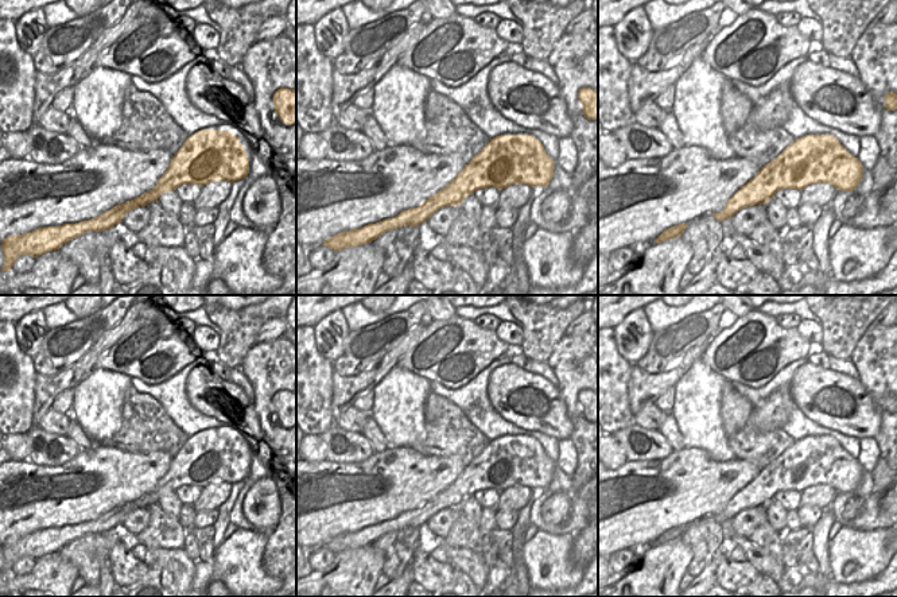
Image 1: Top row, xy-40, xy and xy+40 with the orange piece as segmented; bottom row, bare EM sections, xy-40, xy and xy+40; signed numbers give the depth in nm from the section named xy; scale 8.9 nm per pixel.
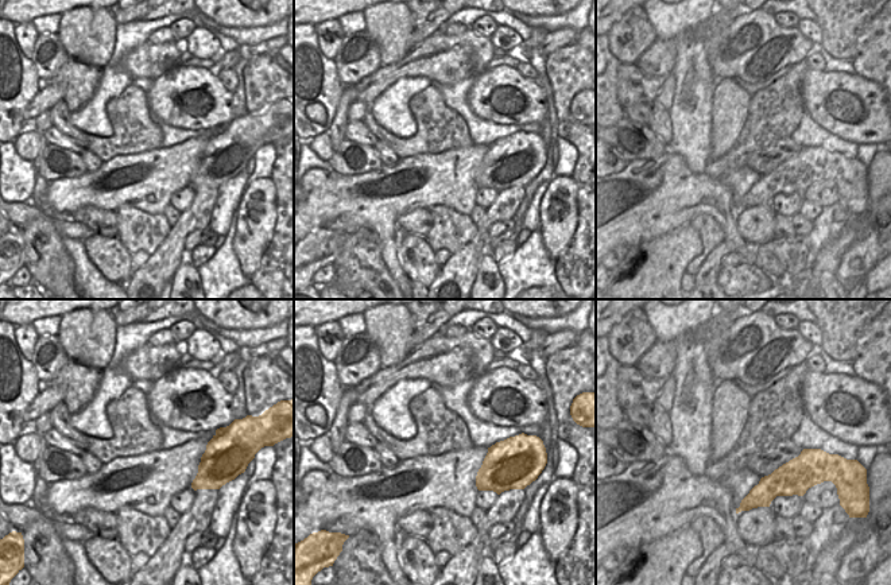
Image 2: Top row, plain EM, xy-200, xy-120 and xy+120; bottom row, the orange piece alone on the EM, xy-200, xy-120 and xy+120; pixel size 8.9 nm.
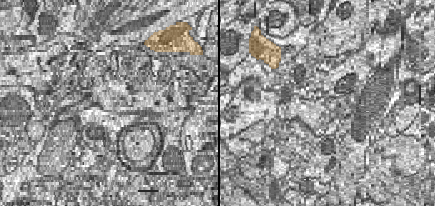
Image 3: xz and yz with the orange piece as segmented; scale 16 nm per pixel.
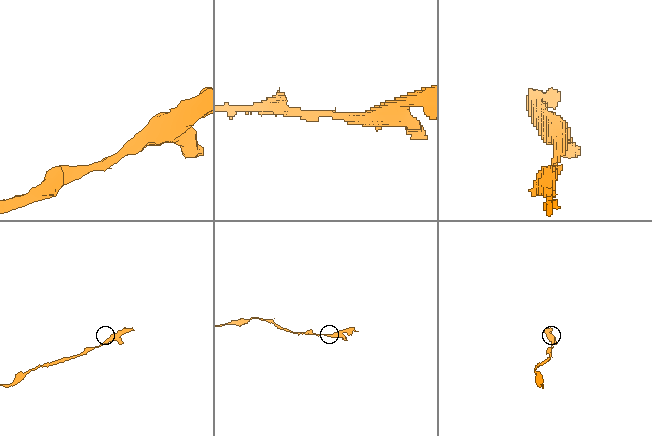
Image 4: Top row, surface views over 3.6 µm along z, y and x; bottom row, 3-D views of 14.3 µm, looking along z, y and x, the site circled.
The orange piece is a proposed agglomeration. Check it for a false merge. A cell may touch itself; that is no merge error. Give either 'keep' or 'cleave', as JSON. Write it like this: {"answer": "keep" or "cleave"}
{"answer": "keep"}

